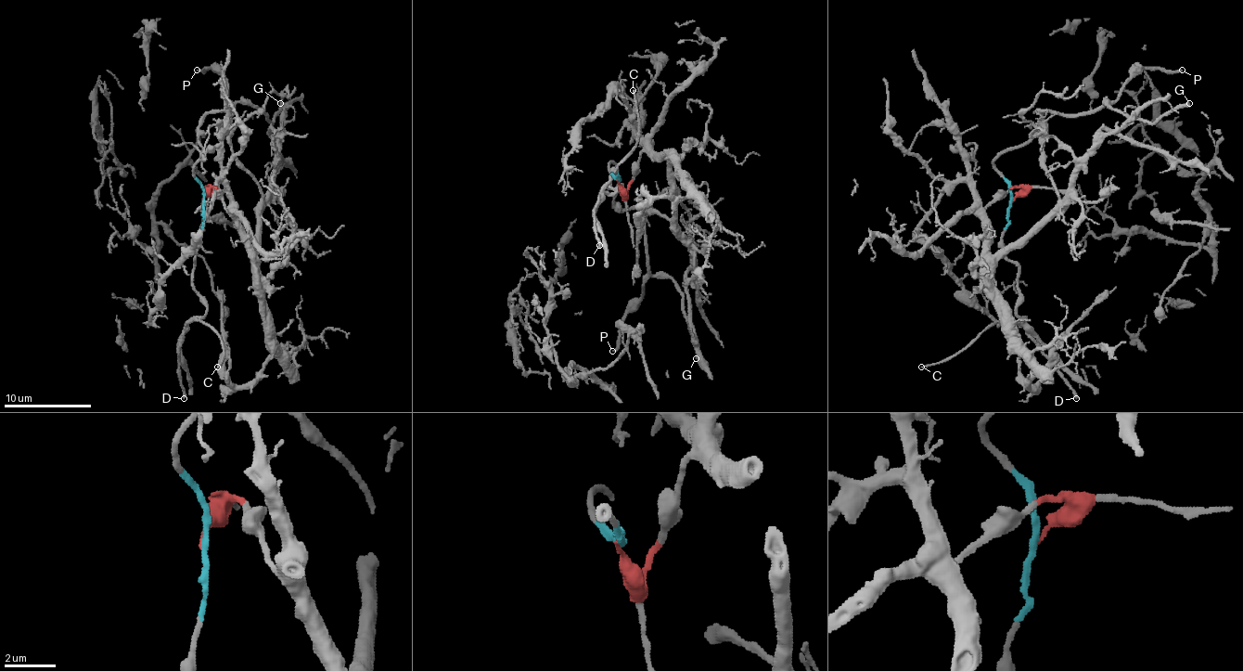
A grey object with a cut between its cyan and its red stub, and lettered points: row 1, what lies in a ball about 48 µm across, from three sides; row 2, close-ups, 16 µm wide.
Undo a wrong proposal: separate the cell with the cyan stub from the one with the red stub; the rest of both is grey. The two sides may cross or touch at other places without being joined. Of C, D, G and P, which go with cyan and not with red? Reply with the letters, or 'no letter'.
C, D, G, P

